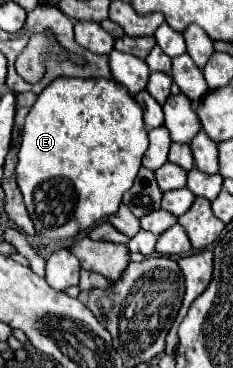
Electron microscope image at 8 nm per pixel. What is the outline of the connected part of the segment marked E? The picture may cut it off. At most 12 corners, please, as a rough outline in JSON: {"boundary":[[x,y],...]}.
{"boundary":[[54,79],[24,121],[34,227],[118,211],[148,149],[114,79]]}

